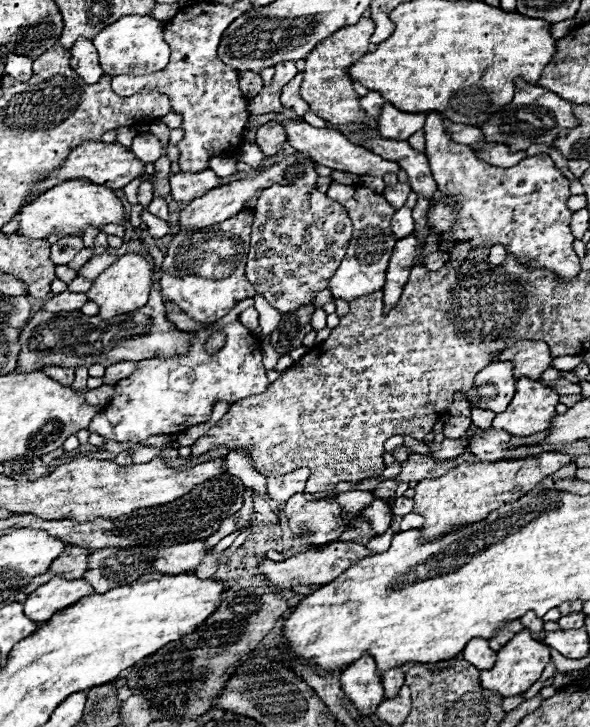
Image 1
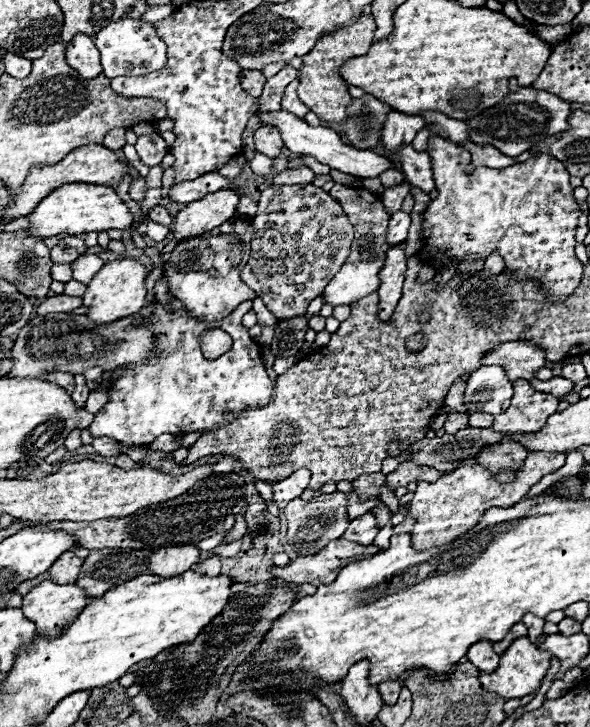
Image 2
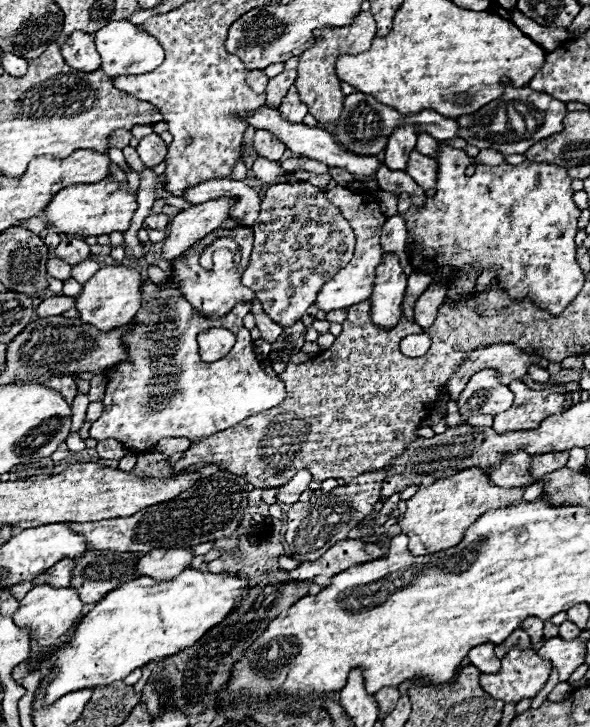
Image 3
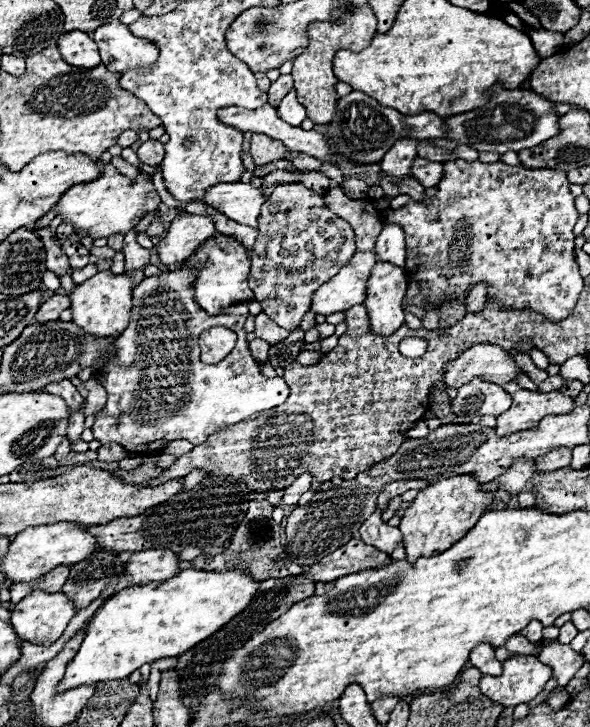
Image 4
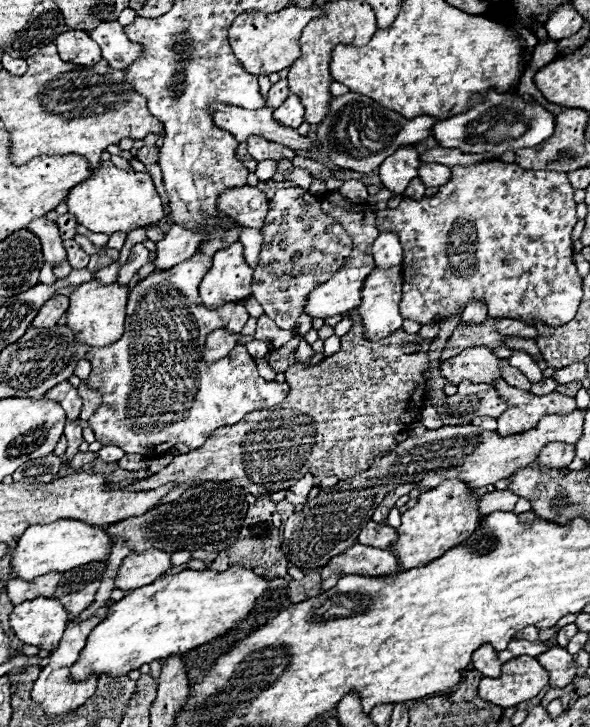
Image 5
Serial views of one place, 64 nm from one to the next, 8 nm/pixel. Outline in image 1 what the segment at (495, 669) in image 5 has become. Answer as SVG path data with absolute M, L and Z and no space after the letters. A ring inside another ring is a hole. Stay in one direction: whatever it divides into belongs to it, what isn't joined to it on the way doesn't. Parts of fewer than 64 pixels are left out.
M472 638L462 650L462 658L478 670L490 670L496 662L496 652L488 646L488 640Z

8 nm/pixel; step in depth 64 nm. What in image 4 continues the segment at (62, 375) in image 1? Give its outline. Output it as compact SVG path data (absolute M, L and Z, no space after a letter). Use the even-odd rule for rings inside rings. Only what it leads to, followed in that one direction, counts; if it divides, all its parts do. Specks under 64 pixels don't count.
M62 380L62 382L52 382L48 384L44 390L48 390L50 394L56 394L60 398L64 398L64 402L68 404L68 410L74 412L80 408L80 404L84 402L84 398L78 394L76 386L70 380Z

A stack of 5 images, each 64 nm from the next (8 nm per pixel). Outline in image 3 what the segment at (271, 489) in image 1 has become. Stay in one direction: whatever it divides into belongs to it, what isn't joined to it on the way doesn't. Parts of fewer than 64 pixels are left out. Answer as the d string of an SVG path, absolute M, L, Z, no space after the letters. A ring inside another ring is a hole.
M300 470L294 474L294 478L290 482L286 482L284 486L278 488L278 502L284 502L284 504L292 504L292 502L298 502L300 494L304 490L308 490L308 484L310 484L312 476L308 470Z

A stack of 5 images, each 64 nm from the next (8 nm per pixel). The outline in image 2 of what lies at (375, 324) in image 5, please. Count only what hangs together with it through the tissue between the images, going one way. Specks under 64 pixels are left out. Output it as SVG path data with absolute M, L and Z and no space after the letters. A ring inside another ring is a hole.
M406 242L396 244L388 250L386 262L380 274L382 278L380 278L380 288L378 288L378 296L380 296L378 318L388 322L388 318L392 316L402 296L402 284L406 278Z

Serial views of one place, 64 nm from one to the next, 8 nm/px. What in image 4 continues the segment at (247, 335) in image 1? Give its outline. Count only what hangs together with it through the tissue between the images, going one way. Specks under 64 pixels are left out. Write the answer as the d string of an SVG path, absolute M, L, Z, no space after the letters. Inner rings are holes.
M176 268L160 276L144 278L134 288L134 310L130 324L114 342L116 358L112 358L106 366L94 372L94 376L102 382L102 386L108 392L106 406L96 414L92 426L94 438L100 440L102 444L118 442L128 452L140 452L140 454L160 452L164 444L170 440L188 440L194 446L198 446L216 430L238 424L256 412L276 408L284 404L284 400L288 398L290 390L286 382L278 376L266 378L260 372L258 362L250 354L247 333L244 330L248 304L244 302L228 306L222 314L216 316L206 314L192 298L192 286L190 286L192 280L194 280L192 272ZM212 326L228 326L237 334L238 339L235 348L224 360L220 360L218 364L204 364L200 360L200 350L196 350L198 336Z

